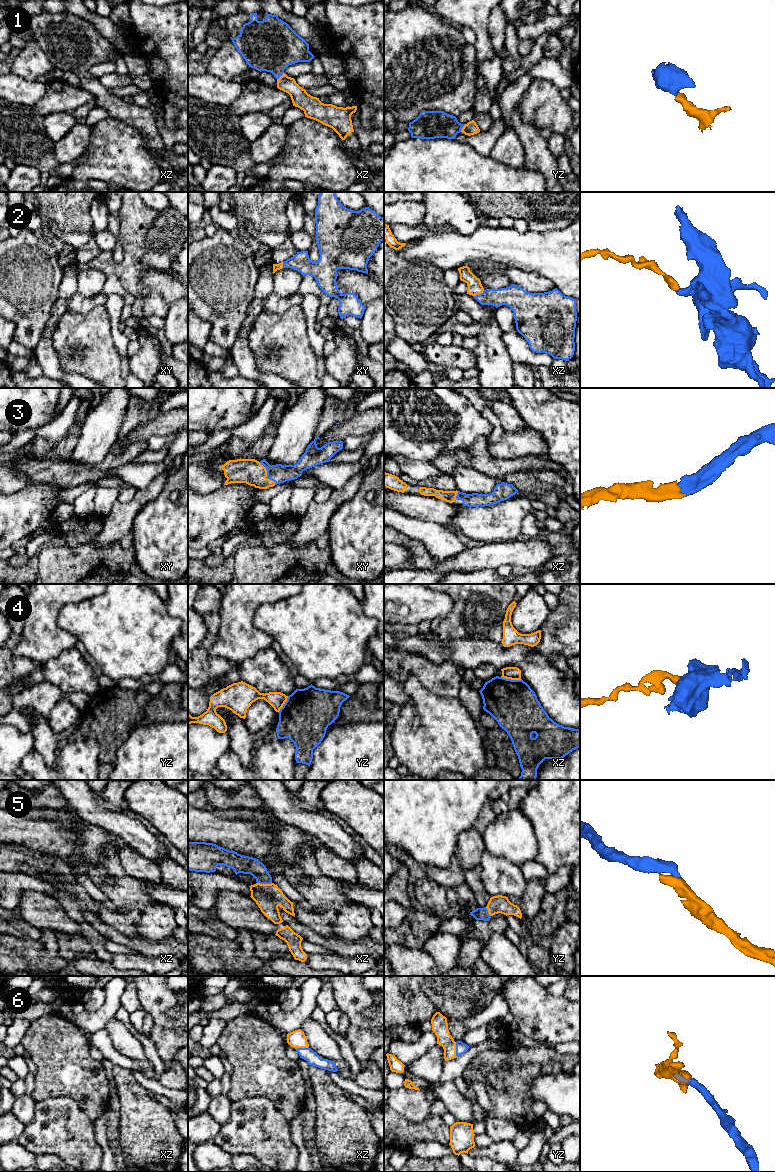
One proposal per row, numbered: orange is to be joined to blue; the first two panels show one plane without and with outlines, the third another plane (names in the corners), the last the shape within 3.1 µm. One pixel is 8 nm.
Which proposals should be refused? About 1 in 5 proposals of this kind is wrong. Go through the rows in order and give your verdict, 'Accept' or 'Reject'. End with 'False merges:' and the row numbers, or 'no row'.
1: Accept
2: Accept
3: Accept
4: Reject
5: Accept
6: Accept
False merges: 4

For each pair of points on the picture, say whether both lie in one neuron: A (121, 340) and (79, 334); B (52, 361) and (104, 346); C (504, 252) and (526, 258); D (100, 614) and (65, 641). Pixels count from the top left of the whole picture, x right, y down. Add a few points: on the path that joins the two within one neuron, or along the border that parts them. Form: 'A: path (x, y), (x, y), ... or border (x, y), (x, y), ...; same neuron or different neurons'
A: border (108, 316), (111, 337), (121, 359); different neurons
B: border (51, 337), (60, 367), (65, 371), (78, 373); different neurons
C: path (509, 252), (521, 253); same neuron
D: border (58, 616), (57, 623), (78, 640); different neurons

